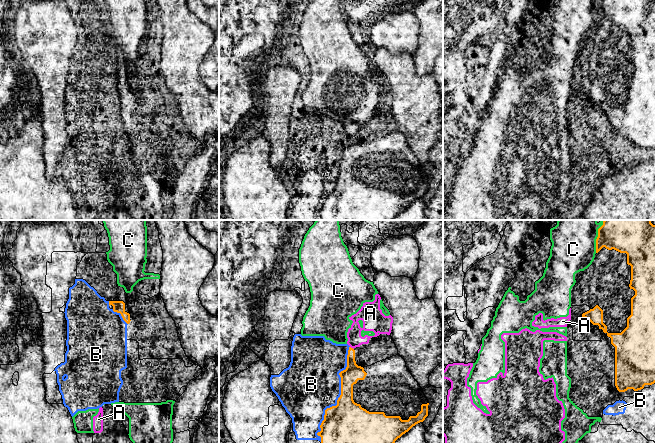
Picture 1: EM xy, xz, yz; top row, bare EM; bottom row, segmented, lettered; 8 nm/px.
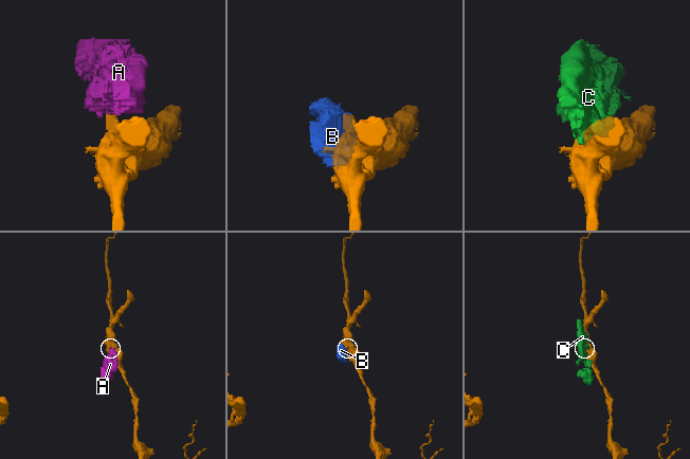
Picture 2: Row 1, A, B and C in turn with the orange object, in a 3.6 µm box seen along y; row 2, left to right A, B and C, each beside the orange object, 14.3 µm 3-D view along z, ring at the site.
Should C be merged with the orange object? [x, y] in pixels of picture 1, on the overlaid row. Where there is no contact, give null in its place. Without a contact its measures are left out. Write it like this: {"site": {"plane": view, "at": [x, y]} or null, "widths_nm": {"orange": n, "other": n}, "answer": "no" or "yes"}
{"site": {"plane": "yz", "at": [598, 236]}, "widths_nm": {"orange": 400, "other": 360}, "answer": "no"}

